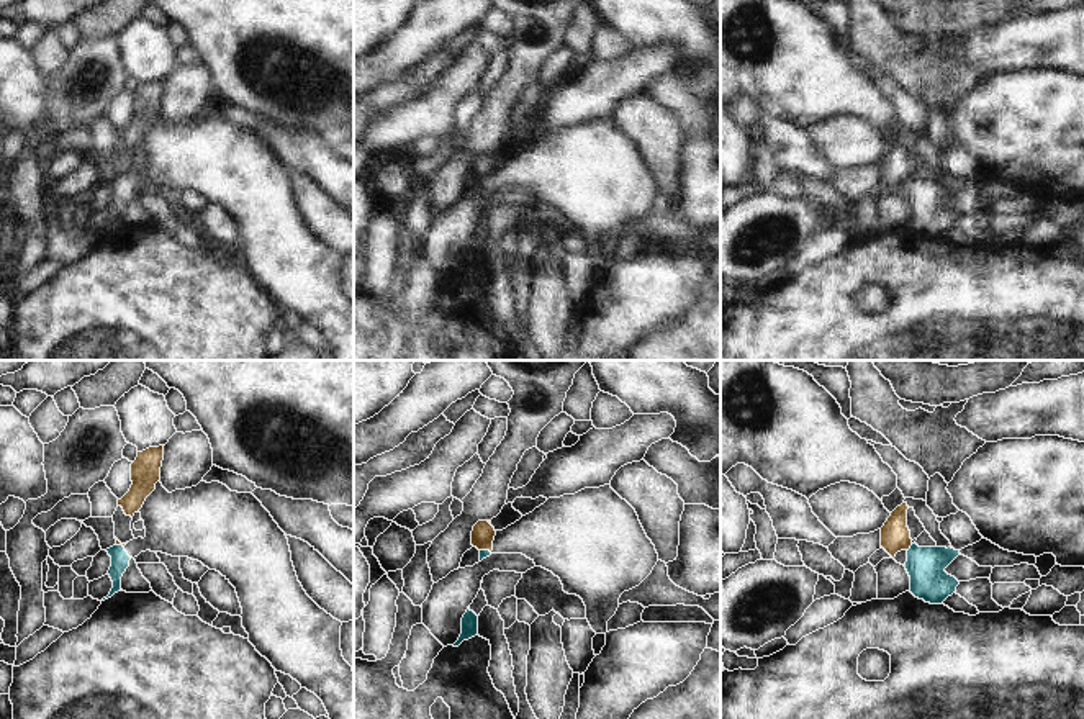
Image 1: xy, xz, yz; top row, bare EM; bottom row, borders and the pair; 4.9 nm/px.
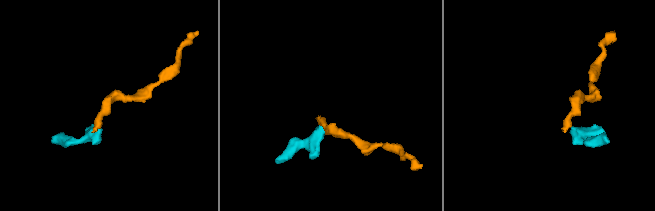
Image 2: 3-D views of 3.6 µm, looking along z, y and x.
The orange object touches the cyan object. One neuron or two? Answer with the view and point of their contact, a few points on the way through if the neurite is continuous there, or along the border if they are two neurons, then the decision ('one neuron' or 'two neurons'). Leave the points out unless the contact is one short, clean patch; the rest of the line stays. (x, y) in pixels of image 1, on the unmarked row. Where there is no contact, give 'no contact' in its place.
meets orange in yz at (909, 180); border along yz (912, 177), (907, 184); two neurons

